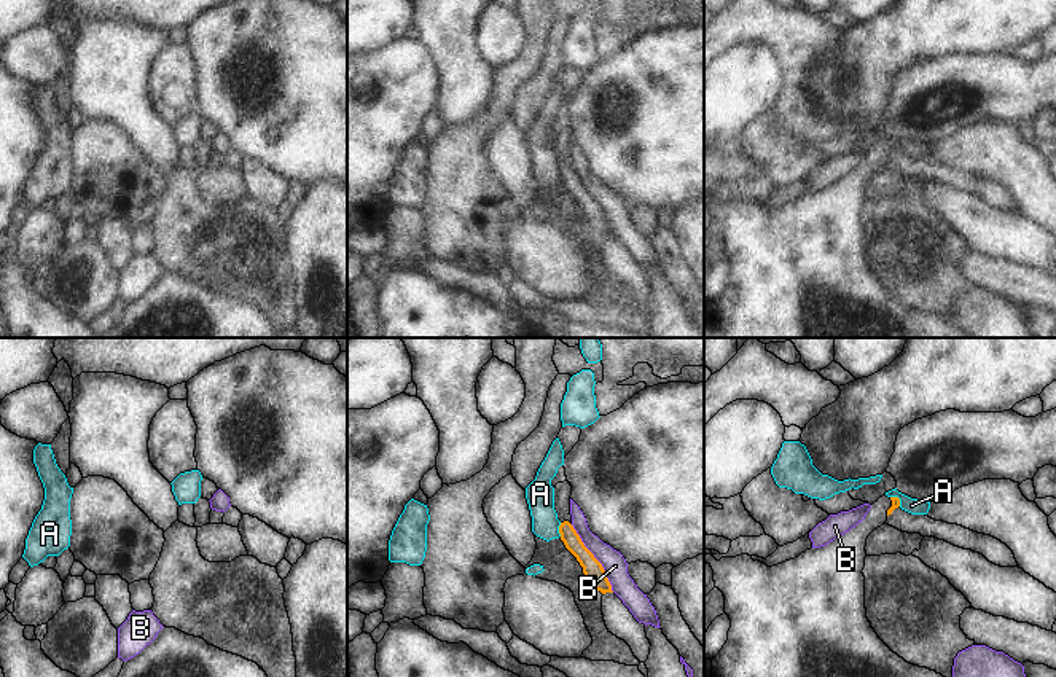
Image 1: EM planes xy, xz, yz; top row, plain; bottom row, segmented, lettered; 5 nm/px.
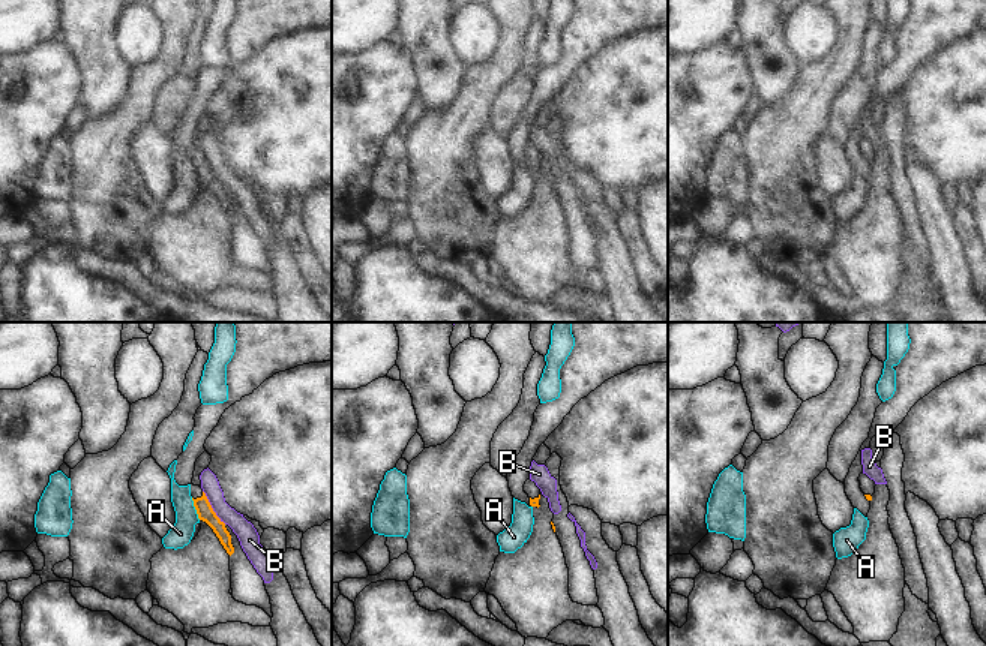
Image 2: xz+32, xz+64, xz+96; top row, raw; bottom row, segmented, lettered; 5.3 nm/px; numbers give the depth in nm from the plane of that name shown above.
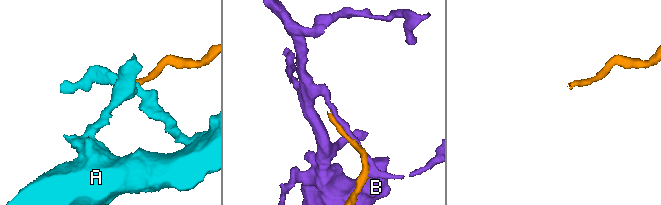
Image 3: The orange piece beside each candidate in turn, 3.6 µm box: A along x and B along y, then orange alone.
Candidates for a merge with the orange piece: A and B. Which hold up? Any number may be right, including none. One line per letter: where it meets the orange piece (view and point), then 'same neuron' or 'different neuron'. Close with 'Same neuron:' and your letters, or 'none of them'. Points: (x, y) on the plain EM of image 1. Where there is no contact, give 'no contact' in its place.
A: contact xz (559, 172); different neuron
B: contact xz (594, 201); different neuron
Same neuron: none of them

